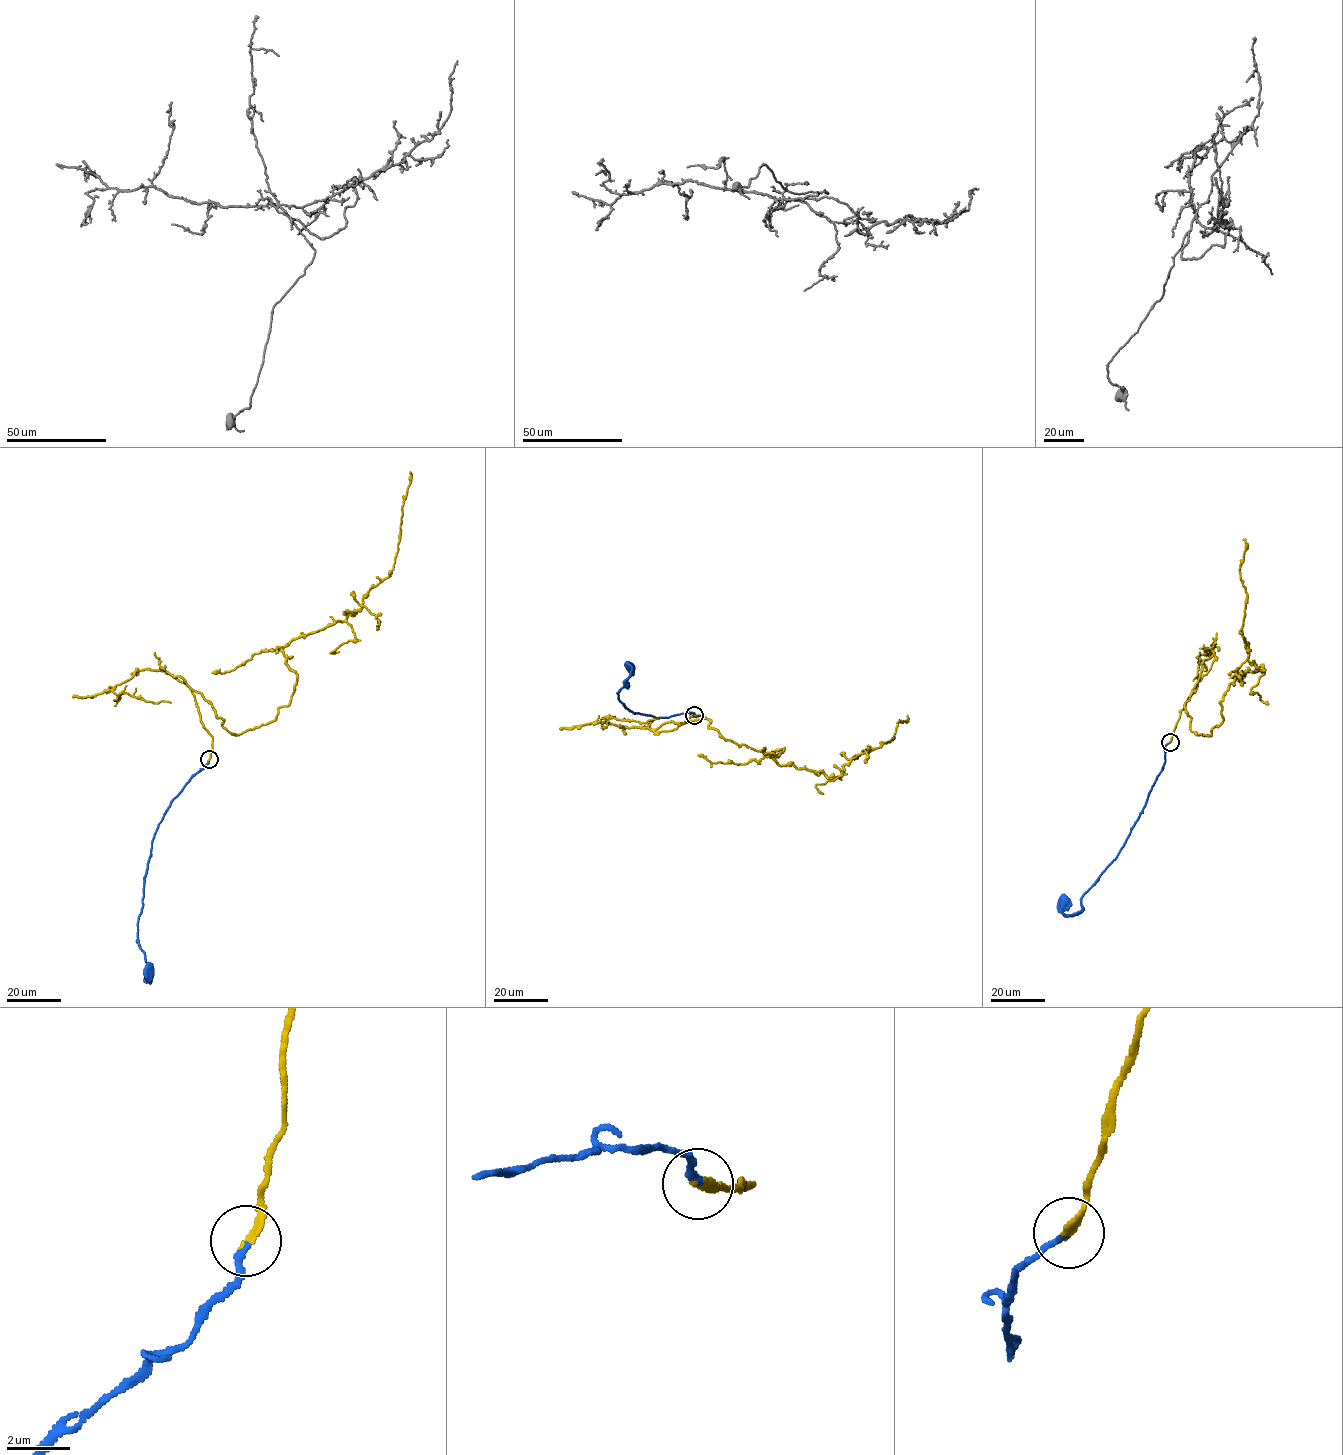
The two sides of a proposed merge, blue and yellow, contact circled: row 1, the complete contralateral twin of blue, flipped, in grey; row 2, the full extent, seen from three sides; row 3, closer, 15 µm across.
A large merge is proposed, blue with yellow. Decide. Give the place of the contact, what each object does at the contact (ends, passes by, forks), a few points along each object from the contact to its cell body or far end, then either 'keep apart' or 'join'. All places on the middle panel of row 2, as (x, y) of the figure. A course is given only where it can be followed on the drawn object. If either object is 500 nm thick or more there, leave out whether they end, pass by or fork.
(694, 715) | blue ends | yellow ends | blue via (694, 715), (689, 712), (656, 717), (625, 708), (617, 692), (625, 683), (628, 686), (625, 681), (631, 665) | yellow via (694, 715), (654, 731), (704, 717), (725, 739), (777, 757), (784, 748), (770, 757), (832, 780), (907, 715) | join

